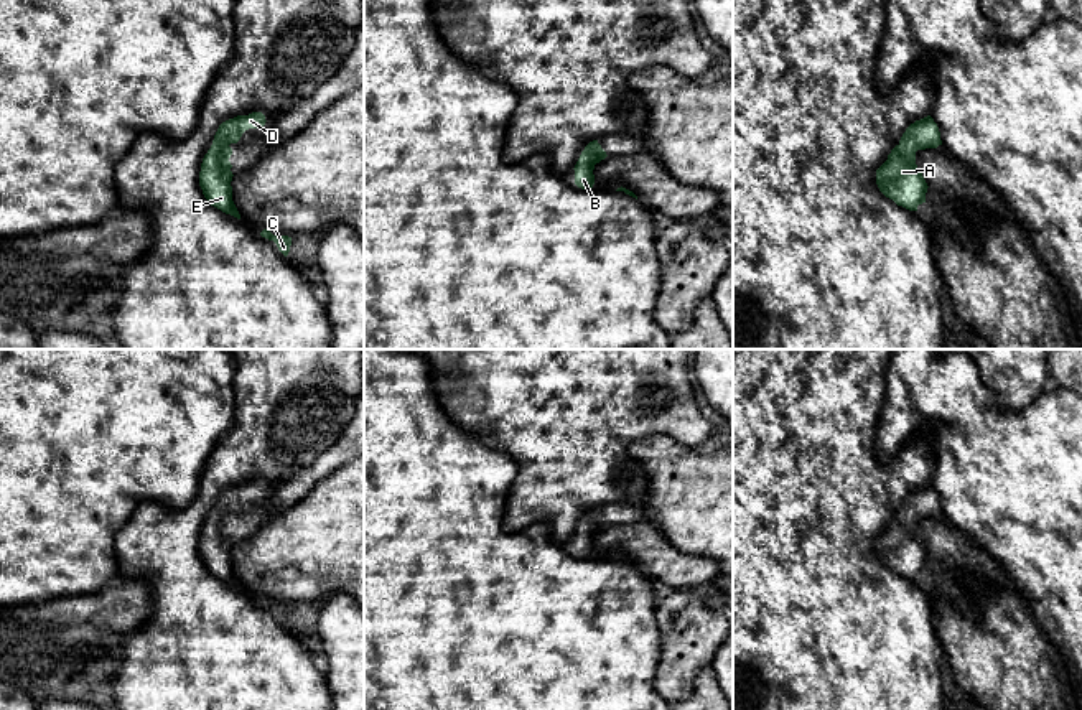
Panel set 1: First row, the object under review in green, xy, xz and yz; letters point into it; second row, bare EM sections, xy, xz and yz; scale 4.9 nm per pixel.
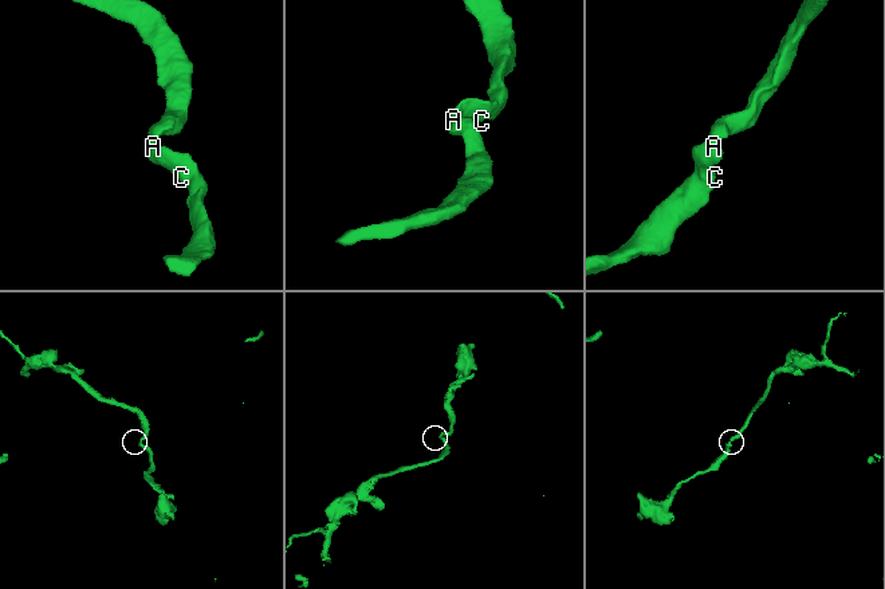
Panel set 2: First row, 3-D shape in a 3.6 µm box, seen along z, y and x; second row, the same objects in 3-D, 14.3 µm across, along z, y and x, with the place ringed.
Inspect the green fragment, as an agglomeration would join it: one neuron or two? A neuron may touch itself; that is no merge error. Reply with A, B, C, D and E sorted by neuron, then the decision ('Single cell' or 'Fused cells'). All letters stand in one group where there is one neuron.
Groups: A B C D E. Single cell

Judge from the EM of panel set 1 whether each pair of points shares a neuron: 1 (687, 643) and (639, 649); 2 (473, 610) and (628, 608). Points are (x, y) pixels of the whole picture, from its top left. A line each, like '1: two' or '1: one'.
1: two
2: one

